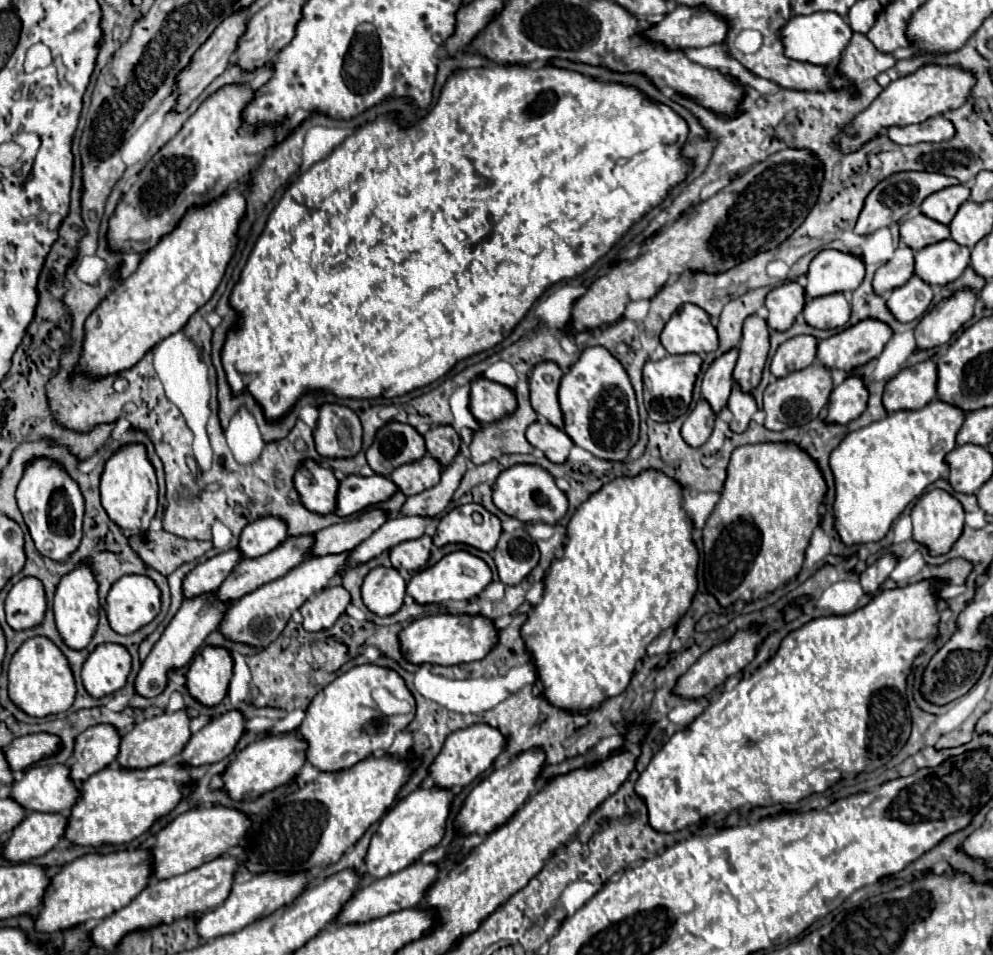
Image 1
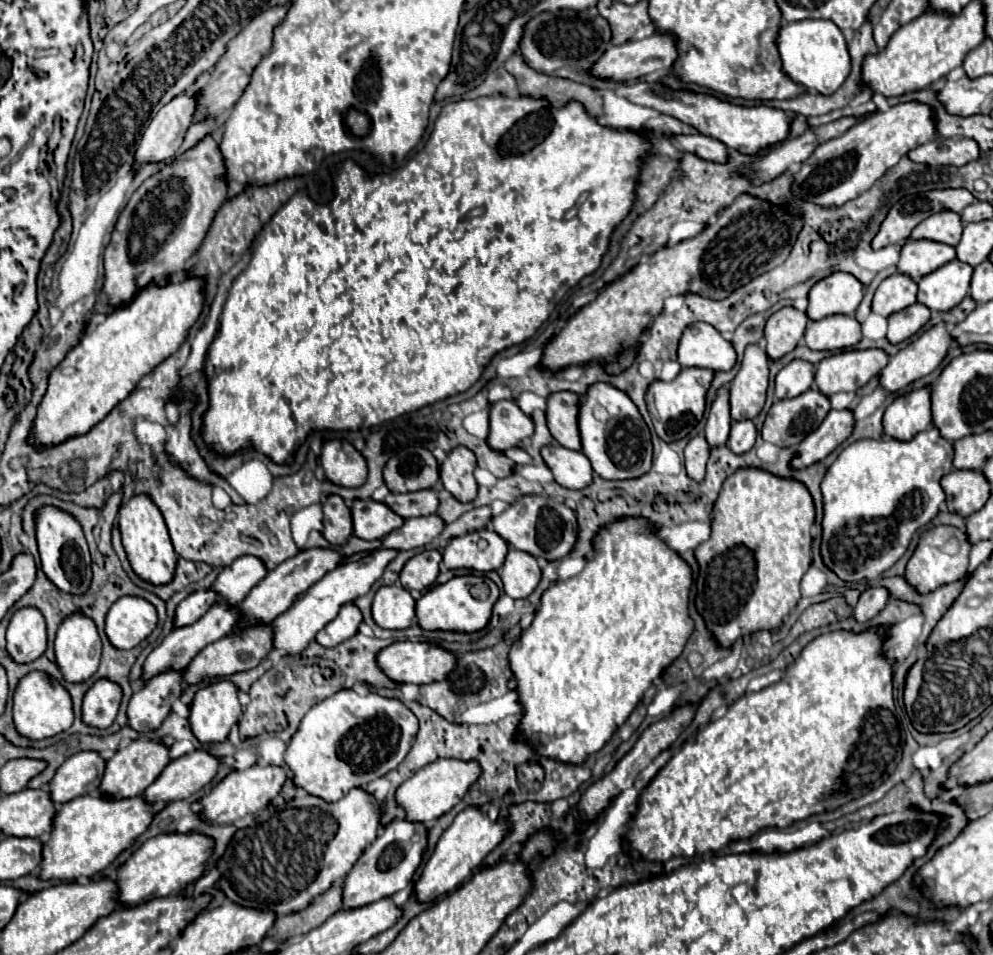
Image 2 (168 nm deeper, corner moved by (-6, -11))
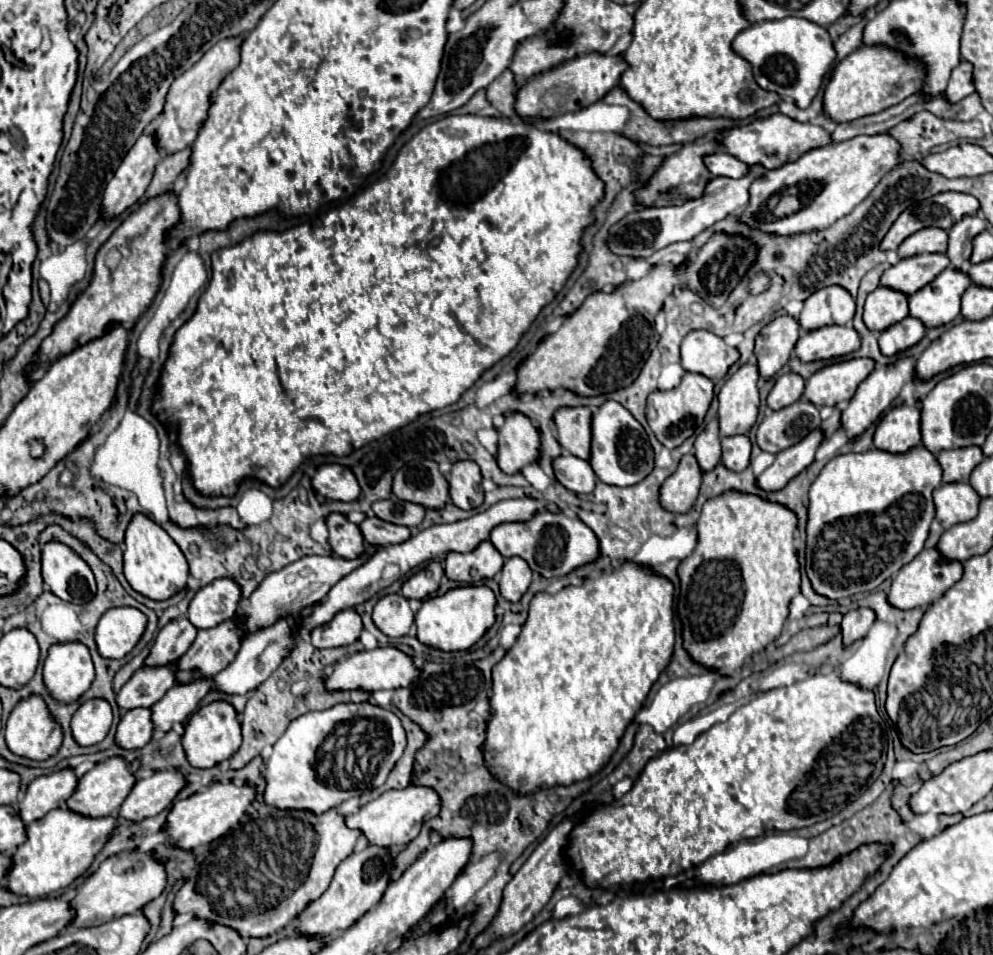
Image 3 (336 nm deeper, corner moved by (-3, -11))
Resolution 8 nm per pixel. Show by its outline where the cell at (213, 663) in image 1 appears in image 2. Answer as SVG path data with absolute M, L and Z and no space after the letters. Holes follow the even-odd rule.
M219 679L195 693L189 723L201 743L217 743L225 741L239 717L241 703L237 699L237 687L227 679Z

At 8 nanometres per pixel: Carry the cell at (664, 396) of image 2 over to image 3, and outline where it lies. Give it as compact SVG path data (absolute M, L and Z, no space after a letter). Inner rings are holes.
M684 373L682 383L672 391L652 393L648 397L646 419L648 419L648 425L654 431L656 439L668 449L680 447L696 431L696 427L702 425L704 415L712 403L712 397L714 397L712 381L704 375L698 375L698 373Z

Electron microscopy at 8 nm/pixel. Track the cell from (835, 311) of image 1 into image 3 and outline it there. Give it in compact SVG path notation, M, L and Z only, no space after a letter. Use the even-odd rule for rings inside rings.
M830 325L814 333L802 333L796 343L796 355L800 361L826 361L844 357L860 349L860 337L854 327Z

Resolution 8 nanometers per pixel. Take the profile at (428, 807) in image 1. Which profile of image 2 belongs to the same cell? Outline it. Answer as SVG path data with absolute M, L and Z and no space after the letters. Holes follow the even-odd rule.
M405 817L393 821L387 829L383 829L377 835L377 839L371 843L371 847L363 851L363 855L347 875L345 895L343 895L345 907L361 907L405 889L411 883L415 871L423 863L423 855L427 851L427 837L429 837L429 827L425 823L409 821Z

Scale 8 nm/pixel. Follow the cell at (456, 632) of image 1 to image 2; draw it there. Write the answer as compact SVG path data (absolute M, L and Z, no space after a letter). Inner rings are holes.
M397 641L385 647L377 655L379 667L387 673L397 683L433 683L433 681L443 681L449 677L449 673L455 671L457 667L457 655L443 649L439 643L427 643L427 641Z

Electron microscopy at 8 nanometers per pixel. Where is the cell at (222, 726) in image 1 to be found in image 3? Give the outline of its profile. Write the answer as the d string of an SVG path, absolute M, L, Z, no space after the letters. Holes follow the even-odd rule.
M158 771L148 779L136 781L130 795L118 809L118 819L130 823L140 823L146 817L154 817L168 809L178 791L186 785L182 773L178 771Z

